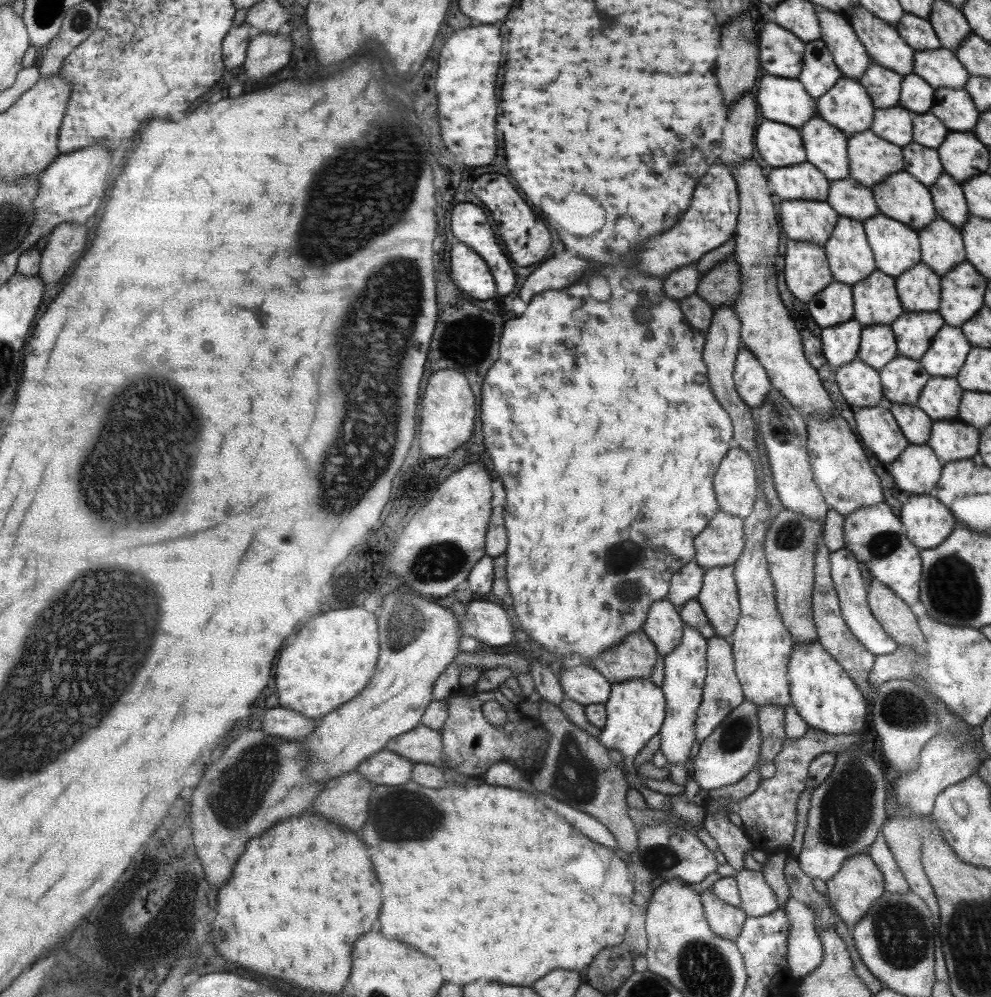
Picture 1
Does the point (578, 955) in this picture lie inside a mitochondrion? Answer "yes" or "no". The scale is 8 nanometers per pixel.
no

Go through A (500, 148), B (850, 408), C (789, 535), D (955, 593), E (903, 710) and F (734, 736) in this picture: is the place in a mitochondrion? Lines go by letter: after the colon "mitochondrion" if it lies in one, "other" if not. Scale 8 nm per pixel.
A: other
B: other
C: mitochondrion
D: mitochondrion
E: mitochondrion
F: mitochondrion

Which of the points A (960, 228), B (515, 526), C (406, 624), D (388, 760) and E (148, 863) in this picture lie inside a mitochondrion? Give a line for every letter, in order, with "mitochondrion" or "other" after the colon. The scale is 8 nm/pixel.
A: other
B: other
C: mitochondrion
D: other
E: other

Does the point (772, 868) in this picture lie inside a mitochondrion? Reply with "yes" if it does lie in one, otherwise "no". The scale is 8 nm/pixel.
no

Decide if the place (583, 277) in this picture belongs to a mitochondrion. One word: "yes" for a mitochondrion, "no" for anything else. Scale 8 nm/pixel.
no

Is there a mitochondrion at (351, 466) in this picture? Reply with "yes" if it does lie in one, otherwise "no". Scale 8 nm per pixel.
yes

